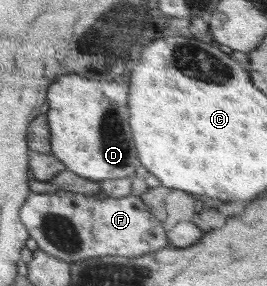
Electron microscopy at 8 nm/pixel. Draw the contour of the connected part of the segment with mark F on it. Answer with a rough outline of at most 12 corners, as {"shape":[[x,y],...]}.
{"shape":[[32,193],[22,219],[69,264],[167,245],[141,196]]}

